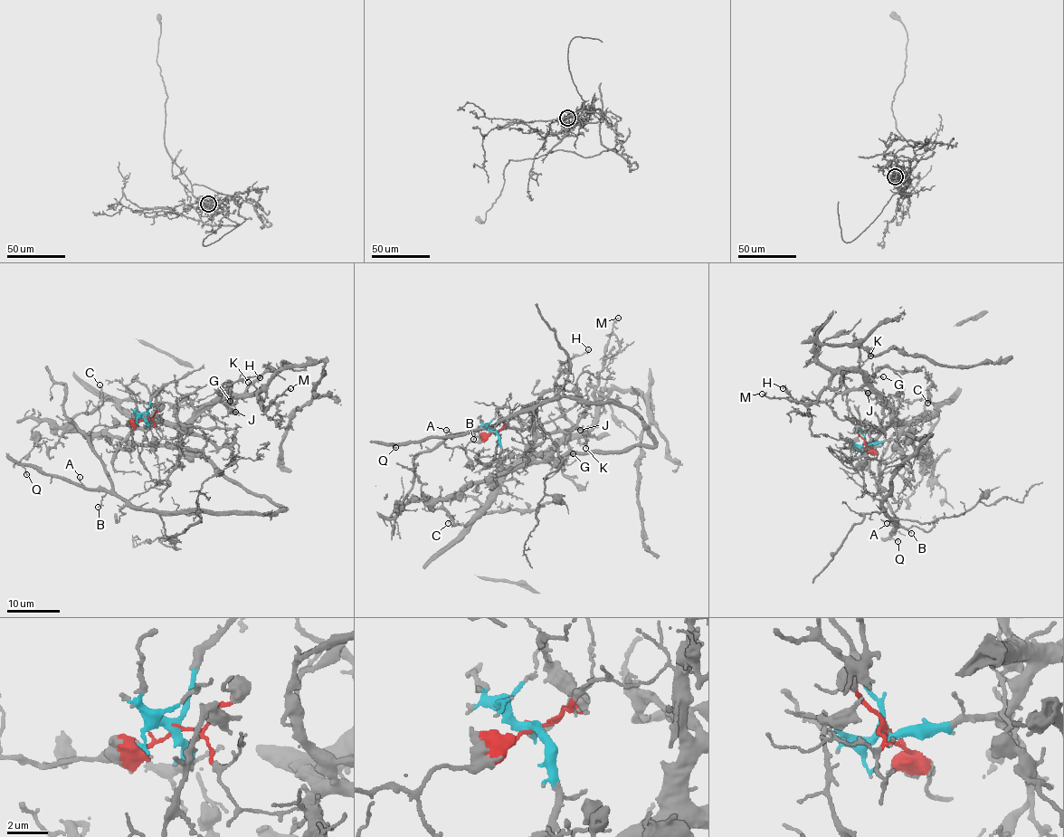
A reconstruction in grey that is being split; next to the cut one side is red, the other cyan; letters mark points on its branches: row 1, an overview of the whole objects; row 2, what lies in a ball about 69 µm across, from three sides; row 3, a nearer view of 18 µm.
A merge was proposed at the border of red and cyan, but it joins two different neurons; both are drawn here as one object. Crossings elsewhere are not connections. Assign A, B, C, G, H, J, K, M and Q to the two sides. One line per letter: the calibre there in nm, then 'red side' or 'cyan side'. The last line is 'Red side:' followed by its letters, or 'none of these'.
A: 110 nm thick; red side
B: 70 nm thick; red side
C: 90 nm thick; cyan side
G: 150 nm thick; cyan side
H: 240 nm thick; cyan side
J: 160 nm thick; cyan side
K: 100 nm thick; cyan side
M: 120 nm thick; cyan side
Q: 120 nm thick; red side
Red side: A, B, Q

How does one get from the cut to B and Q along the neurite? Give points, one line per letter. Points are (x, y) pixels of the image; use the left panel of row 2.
B: (146, 418), (111, 427), (97, 424), (89, 432), (88, 444), (99, 459), (111, 488), (98, 508)
Q: (146, 418), (97, 424), (89, 432), (88, 444), (110, 489), (80, 487), (28, 465), (26, 475)

